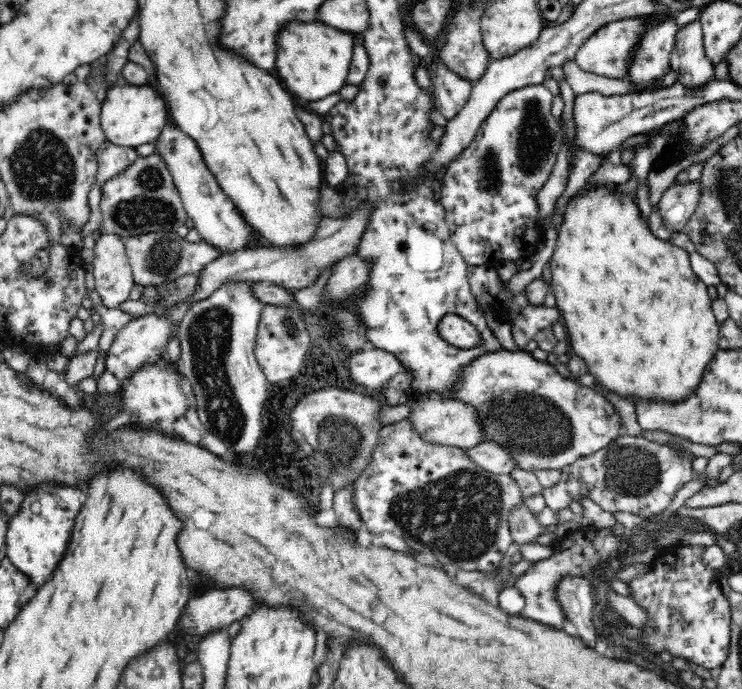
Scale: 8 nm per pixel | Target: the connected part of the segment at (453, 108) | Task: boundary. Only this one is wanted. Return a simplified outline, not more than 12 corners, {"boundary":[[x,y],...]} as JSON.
{"boundary":[[438,59],[432,78],[433,106],[451,119],[478,80],[450,72]]}

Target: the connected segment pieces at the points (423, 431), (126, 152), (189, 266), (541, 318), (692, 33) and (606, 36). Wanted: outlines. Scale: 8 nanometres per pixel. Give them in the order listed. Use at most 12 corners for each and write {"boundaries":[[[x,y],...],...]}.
{"boundaries":[[[453,398],[413,400],[408,419],[428,443],[484,442],[476,409]],[[104,141],[96,151],[94,179],[100,192],[108,179],[138,157],[135,148]],[[174,230],[124,240],[134,282],[167,285],[222,252]],[[528,305],[510,320],[522,349],[560,320],[556,307]],[[696,20],[679,28],[670,70],[684,86],[714,75]],[[642,16],[610,22],[574,56],[586,72],[620,79]]]}

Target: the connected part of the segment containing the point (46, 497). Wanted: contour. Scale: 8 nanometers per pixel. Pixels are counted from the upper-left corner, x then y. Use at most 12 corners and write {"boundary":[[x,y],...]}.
{"boundary":[[42,484],[7,523],[7,557],[34,585],[64,558],[84,492]]}

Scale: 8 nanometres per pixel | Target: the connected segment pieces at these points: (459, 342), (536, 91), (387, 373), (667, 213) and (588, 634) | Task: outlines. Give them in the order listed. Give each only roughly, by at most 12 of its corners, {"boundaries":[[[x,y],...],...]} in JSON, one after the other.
{"boundaries":[[[446,315],[439,334],[466,349],[480,342],[478,331],[458,315]],[[542,83],[504,95],[445,167],[466,265],[541,244],[562,148]],[[375,347],[347,360],[352,380],[371,391],[402,370],[396,354]],[[698,181],[674,185],[652,207],[671,234],[696,210]],[[587,578],[556,586],[563,613],[588,646],[596,644],[594,596]]]}

